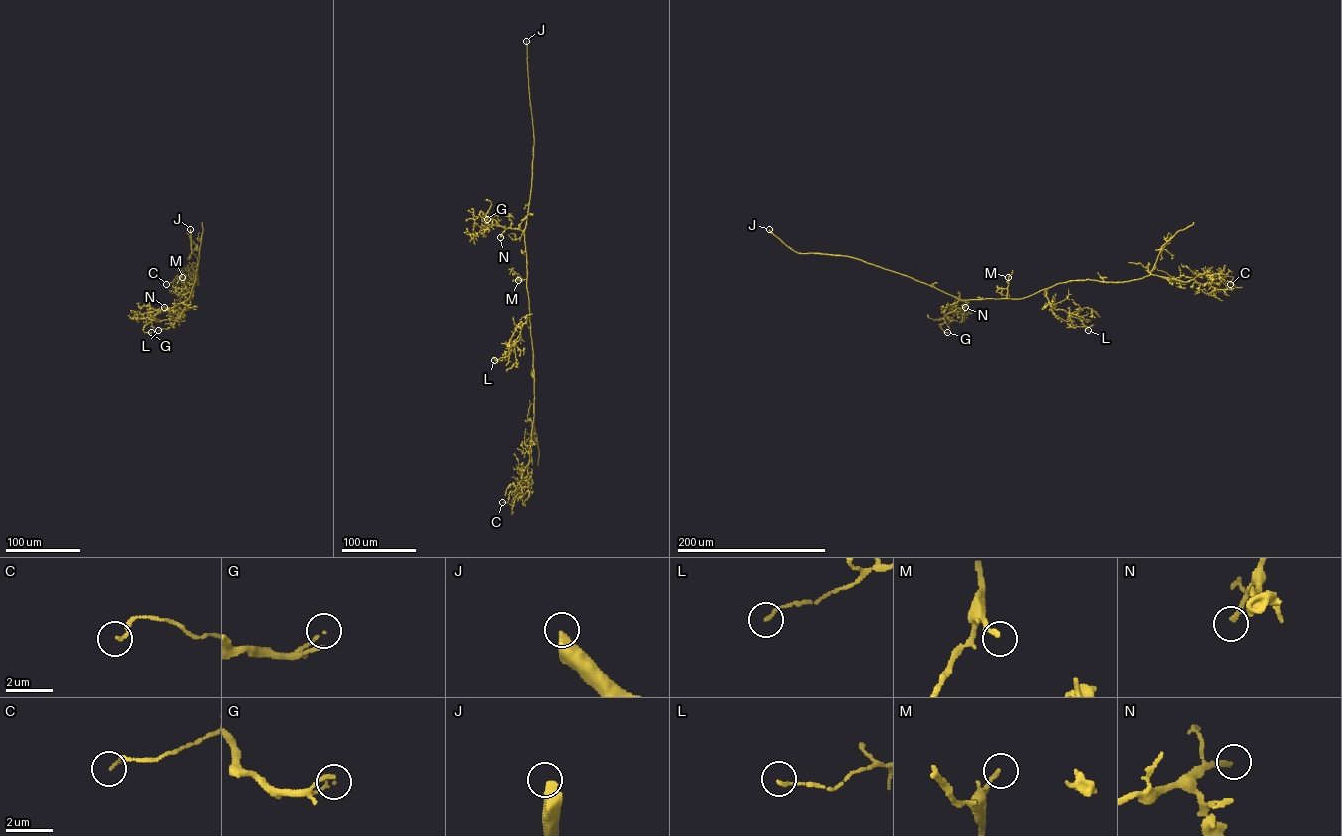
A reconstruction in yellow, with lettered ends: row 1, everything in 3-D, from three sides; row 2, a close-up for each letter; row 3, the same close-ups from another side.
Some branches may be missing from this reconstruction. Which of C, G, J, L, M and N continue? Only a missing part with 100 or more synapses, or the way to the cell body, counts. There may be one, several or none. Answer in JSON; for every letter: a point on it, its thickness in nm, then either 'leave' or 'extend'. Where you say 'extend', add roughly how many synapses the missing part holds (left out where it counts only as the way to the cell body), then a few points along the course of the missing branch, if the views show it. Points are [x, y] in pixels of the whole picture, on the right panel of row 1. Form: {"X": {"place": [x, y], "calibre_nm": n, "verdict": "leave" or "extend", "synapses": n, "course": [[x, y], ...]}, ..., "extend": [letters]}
{"C": {"place": [1230, 284], "calibre_nm": 130, "verdict": "leave"}, "G": {"place": [947, 332], "calibre_nm": 110, "verdict": "leave"}, "J": {"place": [769, 229], "calibre_nm": 460, "verdict": "extend", "synapses": 2000}, "L": {"place": [1088, 330], "calibre_nm": 120, "verdict": "leave"}, "M": {"place": [1008, 277], "calibre_nm": 170, "verdict": "leave"}, "N": {"place": [965, 307], "calibre_nm": 200, "verdict": "extend", "synapses": 100, "course": [[965, 307], [976, 285]]}, "extend": ["J", "N"]}

